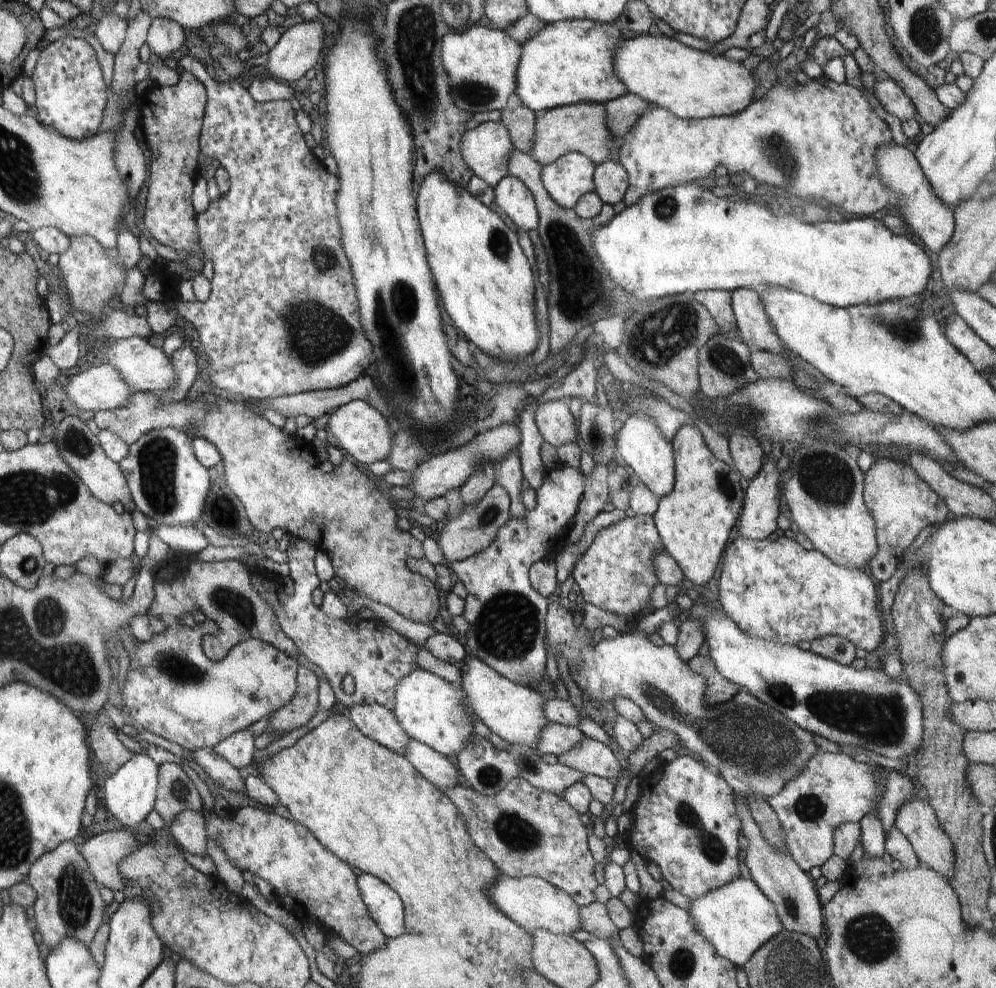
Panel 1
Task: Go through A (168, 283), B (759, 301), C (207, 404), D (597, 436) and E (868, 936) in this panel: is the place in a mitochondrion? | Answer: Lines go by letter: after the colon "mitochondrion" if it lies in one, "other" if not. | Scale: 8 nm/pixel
A: other
B: other
C: other
D: mitochondrion
E: mitochondrion

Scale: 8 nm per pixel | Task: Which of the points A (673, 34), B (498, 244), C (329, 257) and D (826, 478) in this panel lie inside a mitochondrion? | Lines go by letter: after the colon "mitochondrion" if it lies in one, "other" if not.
A: other
B: mitochondrion
C: mitochondrion
D: mitochondrion

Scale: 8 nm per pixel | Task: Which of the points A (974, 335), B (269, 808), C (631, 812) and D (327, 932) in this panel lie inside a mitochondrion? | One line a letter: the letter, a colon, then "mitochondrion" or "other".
A: other
B: other
C: other
D: other

